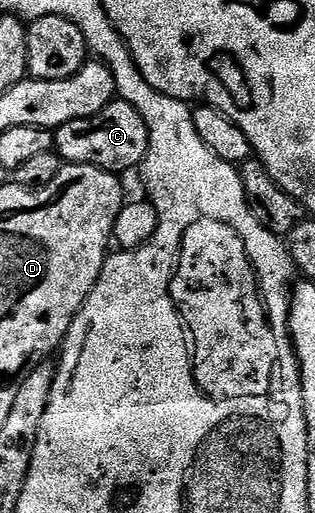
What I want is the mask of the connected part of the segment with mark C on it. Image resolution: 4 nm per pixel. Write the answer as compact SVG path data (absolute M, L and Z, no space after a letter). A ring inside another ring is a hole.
M114 98L99 113L91 117L79 117L75 121L67 121L67 125L56 128L53 146L65 163L79 165L95 165L104 171L122 173L132 167L140 168L145 162L147 145L149 144L149 130L145 119L139 117L135 105Z

